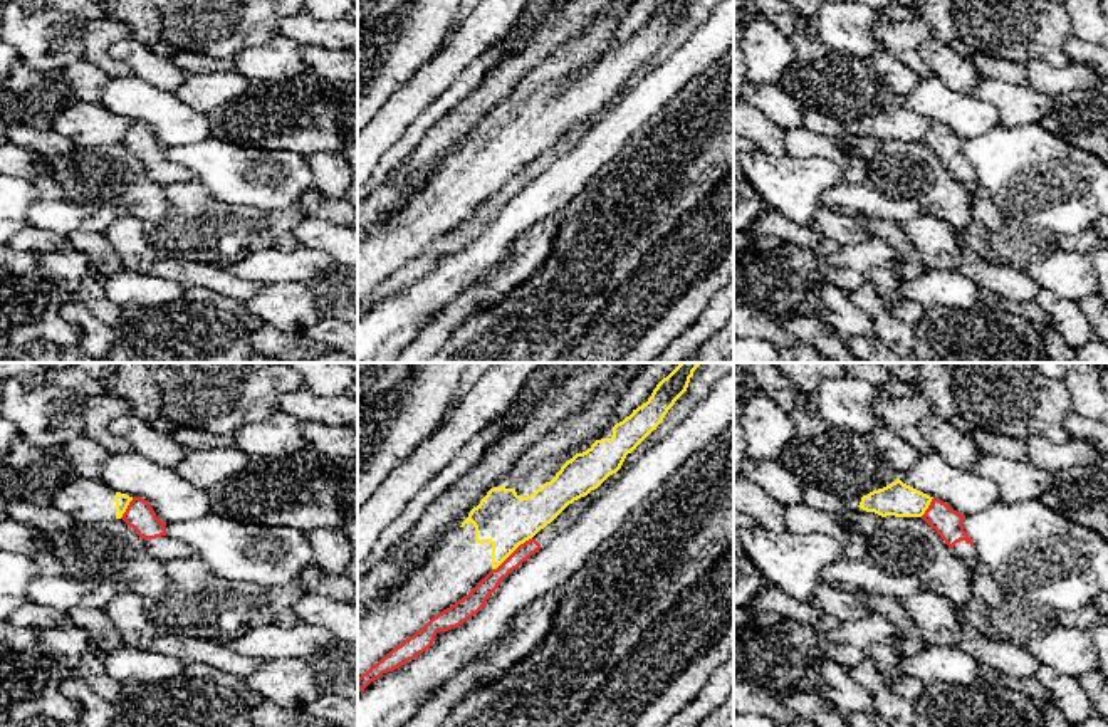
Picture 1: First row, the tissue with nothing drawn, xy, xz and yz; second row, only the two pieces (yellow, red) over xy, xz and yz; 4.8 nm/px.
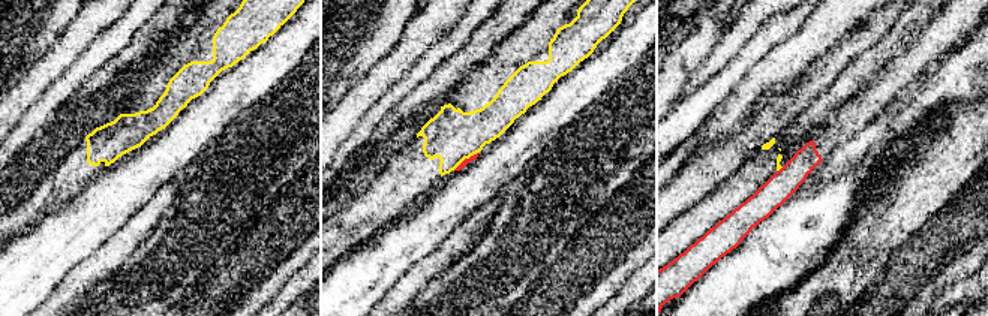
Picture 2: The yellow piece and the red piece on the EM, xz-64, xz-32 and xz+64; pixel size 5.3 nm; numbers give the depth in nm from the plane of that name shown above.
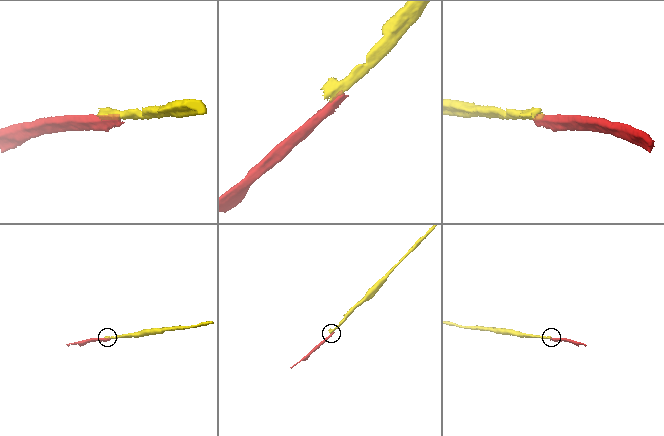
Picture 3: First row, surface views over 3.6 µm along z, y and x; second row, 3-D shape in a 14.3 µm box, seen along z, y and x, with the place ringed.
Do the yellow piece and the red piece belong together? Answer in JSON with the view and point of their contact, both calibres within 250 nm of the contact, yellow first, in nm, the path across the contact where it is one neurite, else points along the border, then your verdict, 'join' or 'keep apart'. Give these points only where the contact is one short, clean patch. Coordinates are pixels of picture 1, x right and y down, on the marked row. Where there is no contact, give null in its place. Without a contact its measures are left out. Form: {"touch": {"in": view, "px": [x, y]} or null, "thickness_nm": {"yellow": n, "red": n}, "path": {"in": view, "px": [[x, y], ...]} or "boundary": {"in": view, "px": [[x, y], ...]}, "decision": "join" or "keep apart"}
{"touch": {"in": "xz", "px": [511, 553]}, "thickness_nm": {"yellow": 260, "red": 90}, "boundary": {"in": "xz", "px": [[531, 538], [521, 543], [492, 570]]}, "decision": "keep apart"}

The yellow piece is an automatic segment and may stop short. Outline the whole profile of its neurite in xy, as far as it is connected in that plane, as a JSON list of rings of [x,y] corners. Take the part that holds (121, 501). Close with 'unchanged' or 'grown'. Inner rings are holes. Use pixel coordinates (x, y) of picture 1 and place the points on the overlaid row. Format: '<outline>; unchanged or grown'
[[[76,477],[52,497],[52,505],[77,524],[121,519],[133,497],[109,490],[97,477]]]; grown

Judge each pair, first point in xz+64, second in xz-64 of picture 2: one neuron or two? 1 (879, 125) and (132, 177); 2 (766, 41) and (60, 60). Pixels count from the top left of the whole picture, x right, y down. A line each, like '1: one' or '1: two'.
1: one
2: one

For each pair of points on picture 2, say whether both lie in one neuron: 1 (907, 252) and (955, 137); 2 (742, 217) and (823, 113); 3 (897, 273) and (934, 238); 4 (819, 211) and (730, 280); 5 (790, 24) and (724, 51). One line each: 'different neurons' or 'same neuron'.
1: different neurons
2: different neurons
3: same neuron
4: same neuron
5: different neurons

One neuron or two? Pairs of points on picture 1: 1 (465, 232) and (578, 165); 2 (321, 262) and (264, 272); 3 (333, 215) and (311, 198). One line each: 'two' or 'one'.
1: two
2: one
3: one

